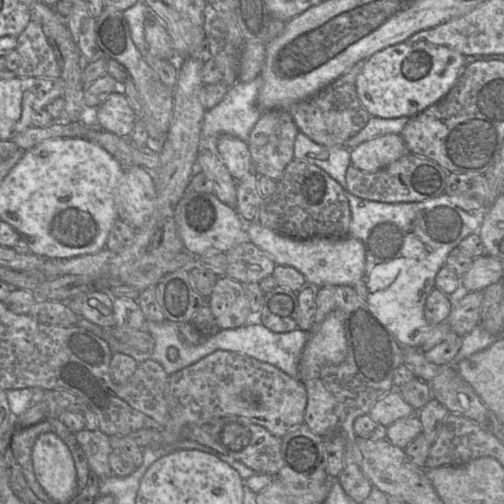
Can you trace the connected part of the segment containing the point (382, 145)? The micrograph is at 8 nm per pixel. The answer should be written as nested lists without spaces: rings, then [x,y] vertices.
[[[386,134],[364,141],[350,149],[351,165],[375,173],[408,152],[400,134]]]

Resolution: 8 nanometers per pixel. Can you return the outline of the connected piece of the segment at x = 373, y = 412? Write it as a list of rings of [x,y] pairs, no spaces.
[[[393,389],[380,397],[370,408],[368,415],[381,425],[388,427],[395,421],[415,414],[415,410]]]

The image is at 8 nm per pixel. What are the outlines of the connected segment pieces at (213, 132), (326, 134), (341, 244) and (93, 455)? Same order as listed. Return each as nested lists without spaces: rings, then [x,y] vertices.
[[[261,75],[251,82],[237,81],[219,104],[205,112],[202,147],[212,145],[215,150],[215,139],[221,134],[230,134],[248,143],[250,132],[263,113],[257,106],[262,84]]]
[[[362,59],[335,81],[310,97],[280,109],[286,109],[298,129],[311,140],[325,146],[344,146],[349,138],[359,132],[371,117],[360,103],[356,93],[356,78],[365,65]]]
[[[257,221],[247,223],[246,239],[264,251],[277,265],[291,266],[301,272],[314,288],[325,285],[351,285],[365,277],[366,255],[363,243],[351,235],[344,238],[313,236],[292,239],[283,236]]]
[[[84,428],[74,433],[78,443],[82,447],[92,473],[100,480],[115,475],[109,466],[109,455],[112,452],[109,436],[102,431],[90,431]]]

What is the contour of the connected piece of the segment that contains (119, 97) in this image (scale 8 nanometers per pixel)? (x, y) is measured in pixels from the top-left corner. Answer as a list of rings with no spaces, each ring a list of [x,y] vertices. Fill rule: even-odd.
[[[111,93],[96,109],[99,128],[118,136],[129,137],[137,119],[128,99],[123,93]]]

